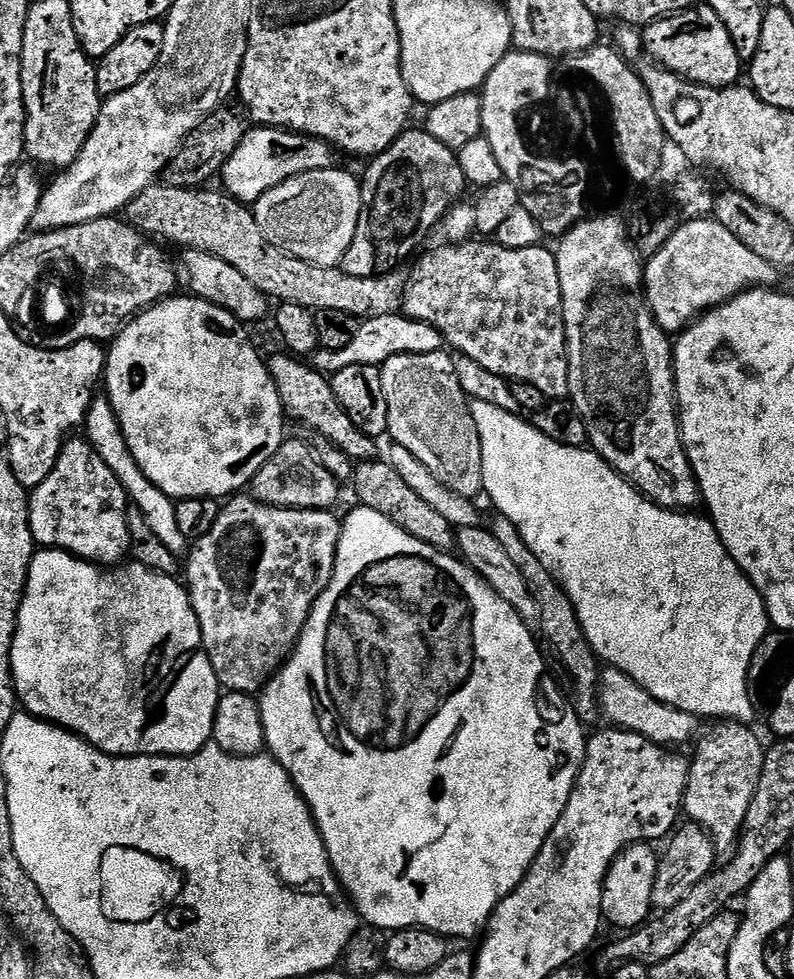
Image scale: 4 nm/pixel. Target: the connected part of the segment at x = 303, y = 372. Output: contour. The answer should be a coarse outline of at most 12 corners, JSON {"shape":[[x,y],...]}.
{"shape":[[291,354],[268,356],[287,419],[330,438],[353,462],[377,441],[342,410],[332,381]]}

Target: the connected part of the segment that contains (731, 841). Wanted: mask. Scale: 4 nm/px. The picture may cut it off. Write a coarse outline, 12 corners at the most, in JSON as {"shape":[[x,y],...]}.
{"shape":[[720,722],[695,745],[682,812],[735,849],[766,748]]}

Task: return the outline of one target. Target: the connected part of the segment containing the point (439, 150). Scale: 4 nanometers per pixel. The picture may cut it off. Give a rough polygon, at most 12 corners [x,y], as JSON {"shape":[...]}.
{"shape":[[405,130],[362,176],[345,272],[395,272],[466,189],[459,155]]}

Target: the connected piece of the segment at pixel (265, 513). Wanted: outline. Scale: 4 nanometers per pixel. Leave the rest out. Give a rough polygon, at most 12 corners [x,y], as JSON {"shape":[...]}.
{"shape":[[251,494],[186,556],[221,689],[287,664],[336,565],[335,511]]}

